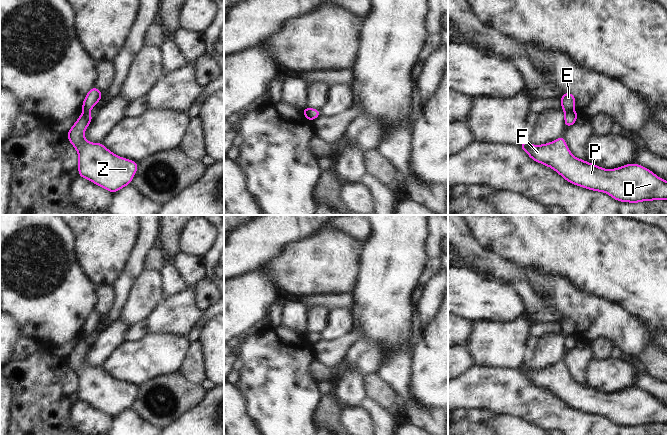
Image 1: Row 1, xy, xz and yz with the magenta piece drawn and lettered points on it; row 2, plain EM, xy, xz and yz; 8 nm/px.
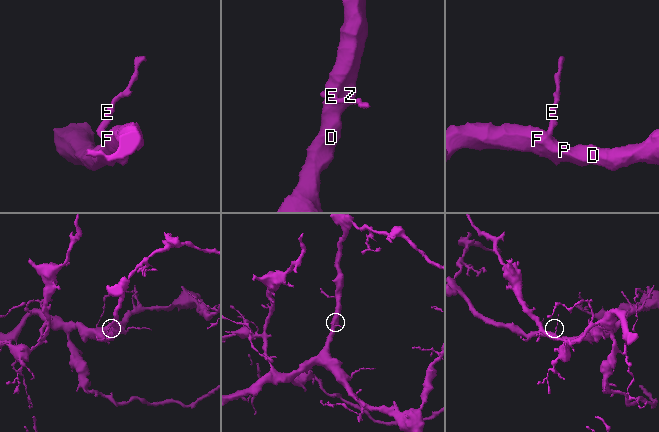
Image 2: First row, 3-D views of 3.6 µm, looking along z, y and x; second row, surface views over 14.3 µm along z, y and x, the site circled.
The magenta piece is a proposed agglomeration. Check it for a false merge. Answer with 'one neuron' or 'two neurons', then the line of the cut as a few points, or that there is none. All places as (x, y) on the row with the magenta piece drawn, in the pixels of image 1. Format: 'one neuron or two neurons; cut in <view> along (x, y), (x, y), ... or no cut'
two neurons; cut in yz along (573, 109), (565, 114)

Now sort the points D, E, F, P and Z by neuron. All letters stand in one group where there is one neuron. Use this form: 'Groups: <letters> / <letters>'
Groups: D F P Z / E

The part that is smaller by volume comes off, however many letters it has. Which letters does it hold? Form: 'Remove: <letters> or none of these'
Remove: E

